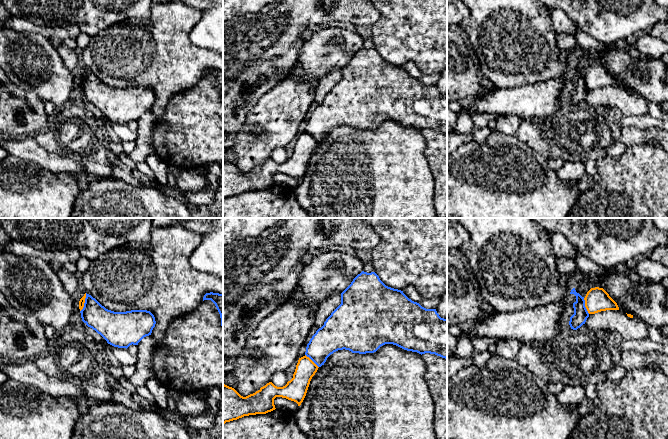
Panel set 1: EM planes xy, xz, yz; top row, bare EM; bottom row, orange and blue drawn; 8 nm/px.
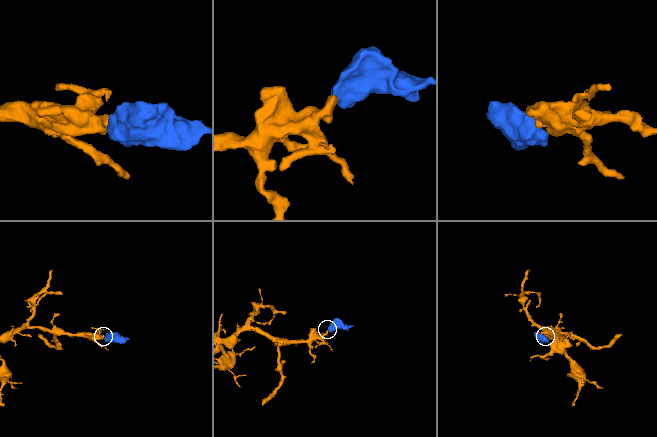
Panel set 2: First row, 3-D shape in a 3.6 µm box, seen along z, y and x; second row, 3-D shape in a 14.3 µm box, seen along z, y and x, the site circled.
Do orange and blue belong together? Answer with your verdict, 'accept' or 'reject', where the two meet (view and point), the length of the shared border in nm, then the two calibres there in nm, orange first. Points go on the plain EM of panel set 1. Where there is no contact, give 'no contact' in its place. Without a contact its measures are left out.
reject | xy (84, 78) | 160 nm | 50/220 nm

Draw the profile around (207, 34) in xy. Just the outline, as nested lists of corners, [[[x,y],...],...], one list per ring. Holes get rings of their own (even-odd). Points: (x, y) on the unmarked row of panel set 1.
[[[215,5],[202,11],[202,16],[191,30],[189,38],[197,47],[223,56],[223,6]]]

